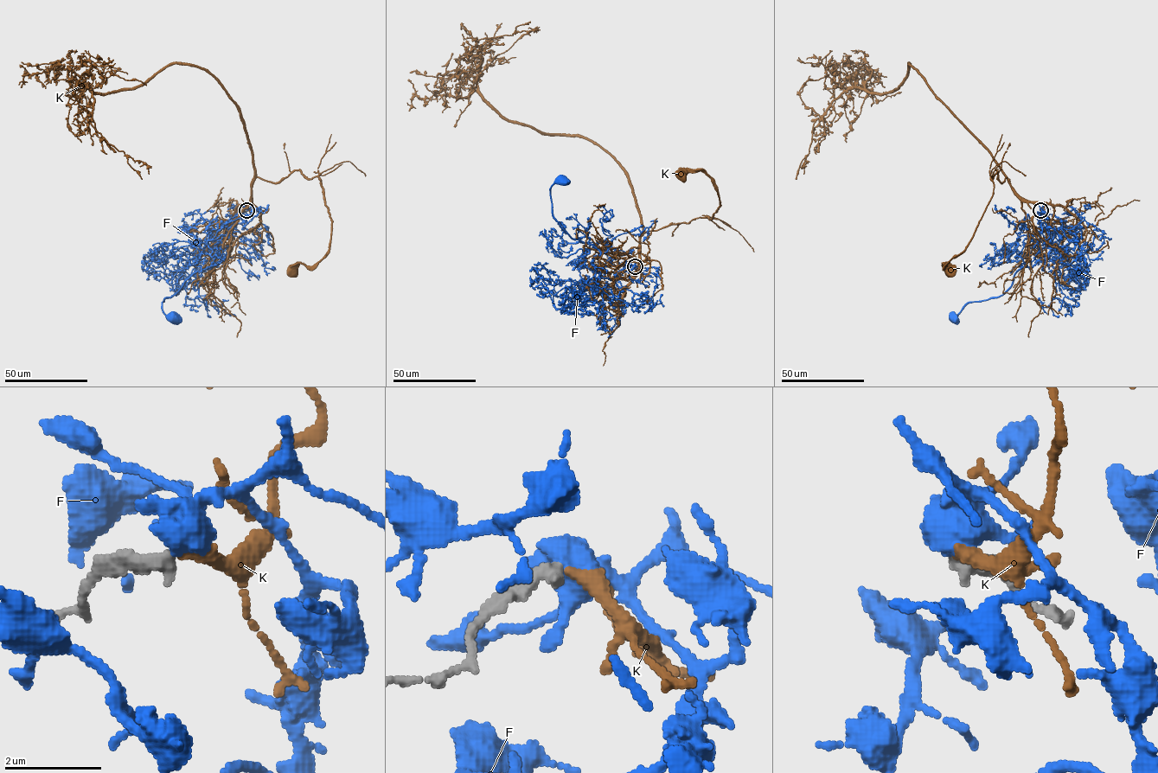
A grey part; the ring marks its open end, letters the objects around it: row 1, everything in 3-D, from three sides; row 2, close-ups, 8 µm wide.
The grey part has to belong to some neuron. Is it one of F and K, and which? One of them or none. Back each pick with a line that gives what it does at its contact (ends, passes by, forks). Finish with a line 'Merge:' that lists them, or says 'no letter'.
K: it ends there
Merge: K

